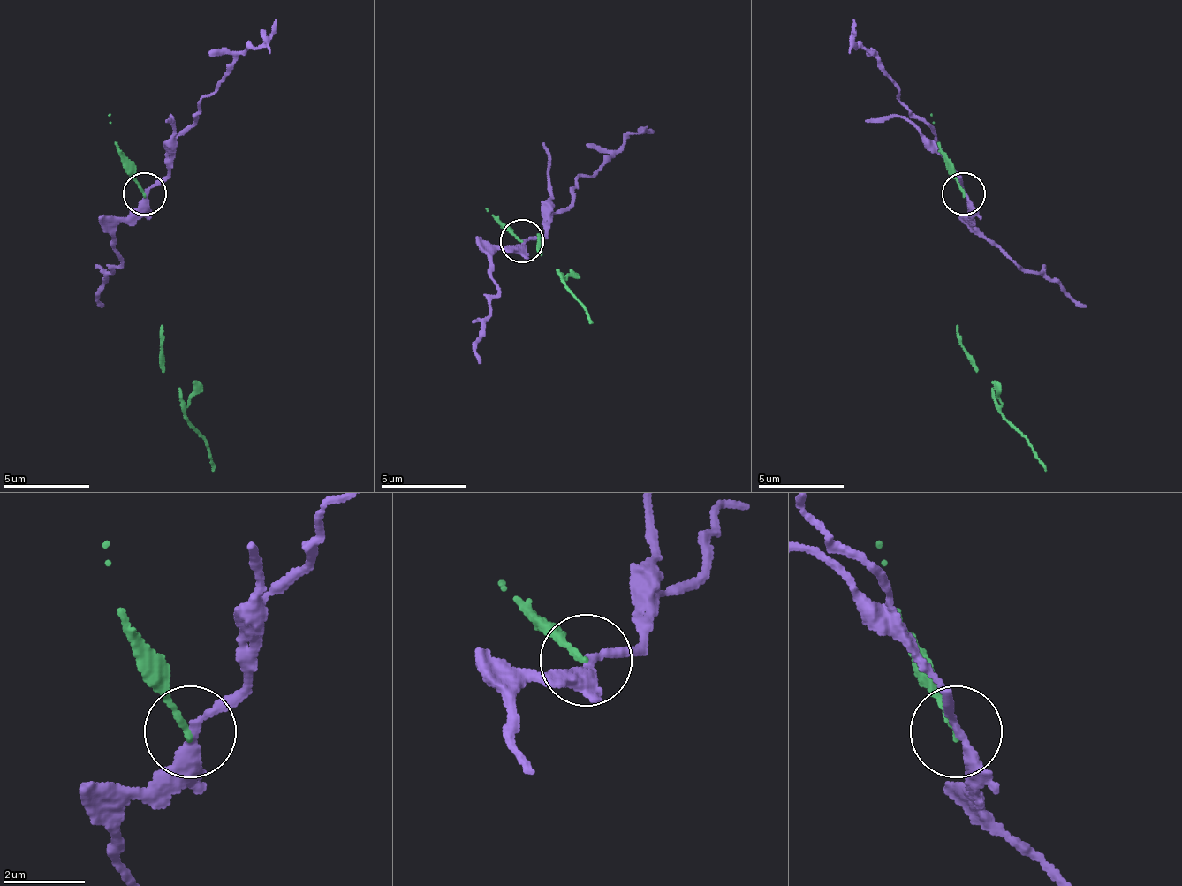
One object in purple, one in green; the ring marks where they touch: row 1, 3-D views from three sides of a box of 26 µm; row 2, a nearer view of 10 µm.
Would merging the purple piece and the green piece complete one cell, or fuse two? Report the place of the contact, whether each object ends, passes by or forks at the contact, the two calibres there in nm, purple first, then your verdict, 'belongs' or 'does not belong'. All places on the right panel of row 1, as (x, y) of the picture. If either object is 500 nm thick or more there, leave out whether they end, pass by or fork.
place (964, 193); purple passes by; green ends; calibres 240 and 130 nm; does not belong

